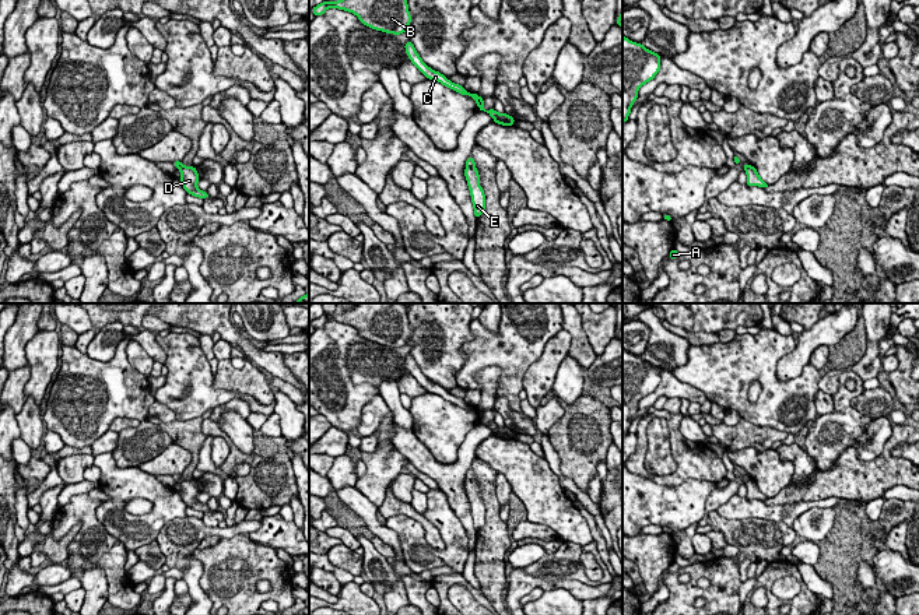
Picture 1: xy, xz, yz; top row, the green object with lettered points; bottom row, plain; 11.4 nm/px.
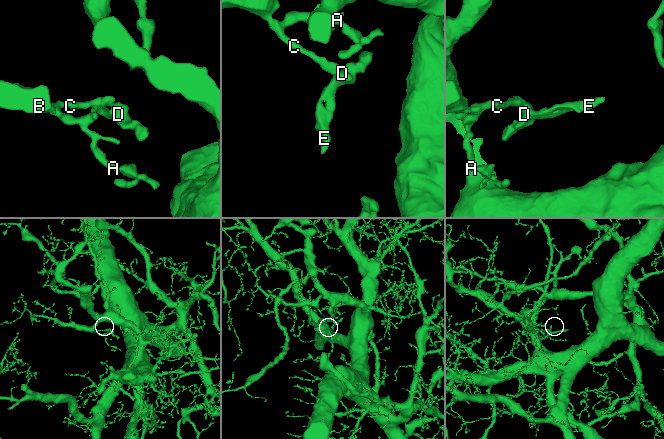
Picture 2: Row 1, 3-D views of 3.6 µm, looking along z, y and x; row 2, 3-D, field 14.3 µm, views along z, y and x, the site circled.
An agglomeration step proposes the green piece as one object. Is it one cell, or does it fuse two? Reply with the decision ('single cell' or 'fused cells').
fused cells

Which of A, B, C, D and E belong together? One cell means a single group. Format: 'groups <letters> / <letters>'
groups A B C / D E

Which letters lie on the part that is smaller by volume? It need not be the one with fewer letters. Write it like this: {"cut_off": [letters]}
{"cut_off": ["D", "E"]}

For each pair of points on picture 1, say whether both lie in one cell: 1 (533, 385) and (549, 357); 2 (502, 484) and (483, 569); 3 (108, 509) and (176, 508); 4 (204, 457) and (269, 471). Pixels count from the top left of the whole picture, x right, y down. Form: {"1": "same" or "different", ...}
{"1": "same", "2": "different", "3": "same", "4": "different"}

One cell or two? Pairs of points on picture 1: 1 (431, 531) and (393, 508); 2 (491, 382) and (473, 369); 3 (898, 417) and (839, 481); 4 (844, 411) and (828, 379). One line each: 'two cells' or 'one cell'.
1: one cell
2: two cells
3: two cells
4: two cells

